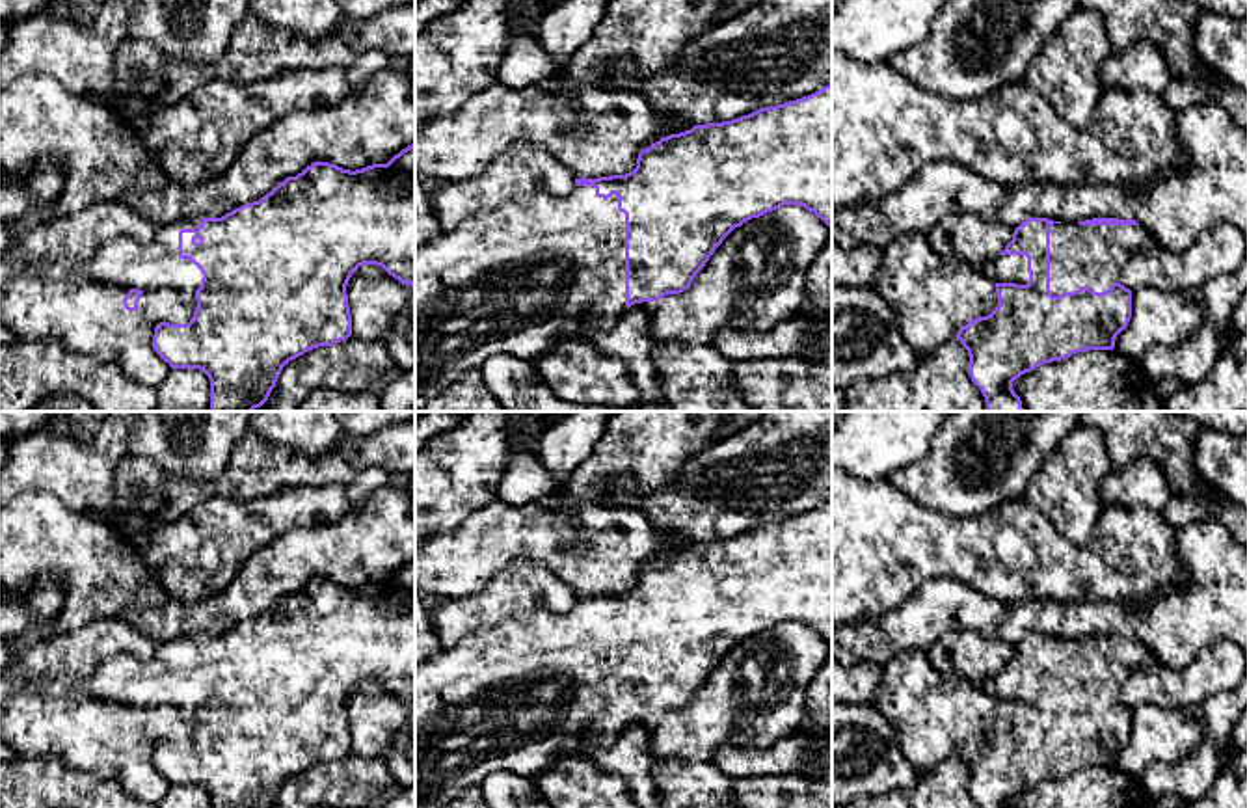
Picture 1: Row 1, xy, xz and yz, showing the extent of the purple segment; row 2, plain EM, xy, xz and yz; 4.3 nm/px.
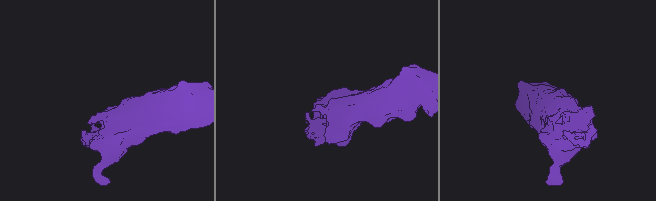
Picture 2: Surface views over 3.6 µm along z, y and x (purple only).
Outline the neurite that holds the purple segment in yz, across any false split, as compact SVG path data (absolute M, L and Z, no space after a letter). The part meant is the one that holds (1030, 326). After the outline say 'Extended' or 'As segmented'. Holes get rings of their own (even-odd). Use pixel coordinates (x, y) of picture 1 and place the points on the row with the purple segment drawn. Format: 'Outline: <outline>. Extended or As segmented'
Outline: M1027 218L1005 249L983 264L996 281L999 305L957 331L968 350L968 374L981 389L986 411L1024 411L1012 382L1026 372L1078 352L1113 350L1117 335L1132 318L1132 290L1119 276L1132 255L1161 248L1135 220L1093 218L1061 223Z. Extended

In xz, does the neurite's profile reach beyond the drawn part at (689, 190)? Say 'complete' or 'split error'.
split error

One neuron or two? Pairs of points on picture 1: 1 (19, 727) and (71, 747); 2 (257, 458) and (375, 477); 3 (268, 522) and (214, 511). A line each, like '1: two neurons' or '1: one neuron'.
1: one neuron
2: two neurons
3: one neuron

